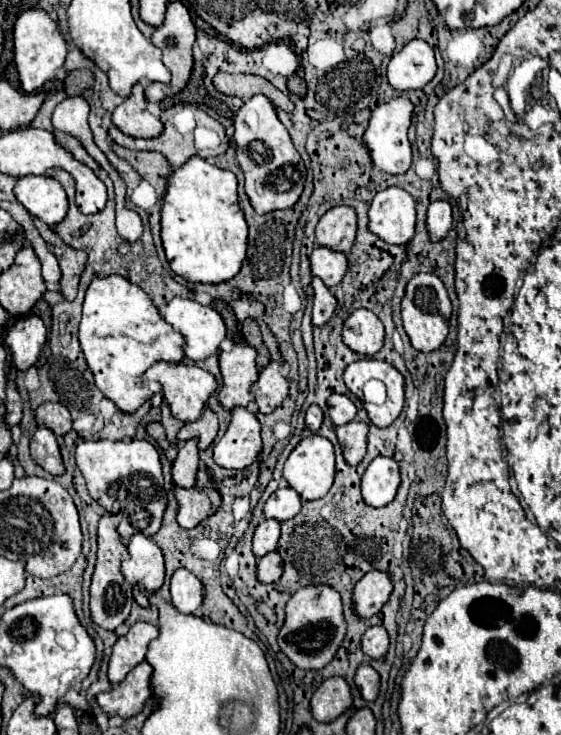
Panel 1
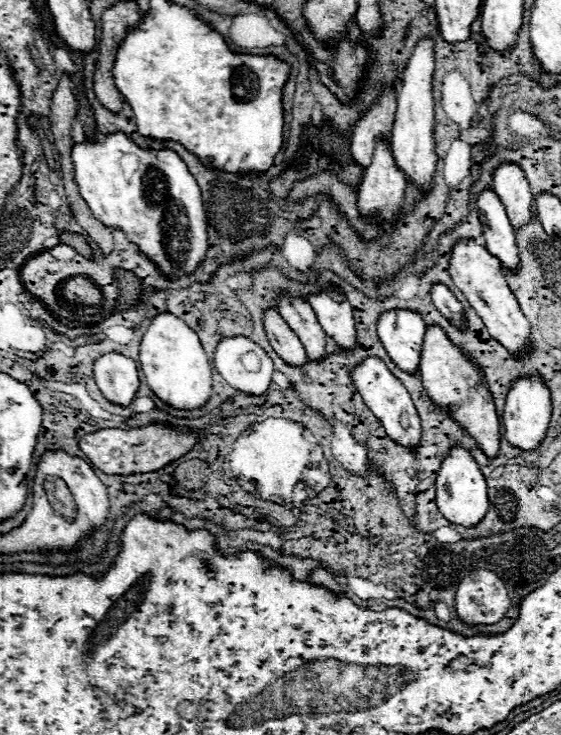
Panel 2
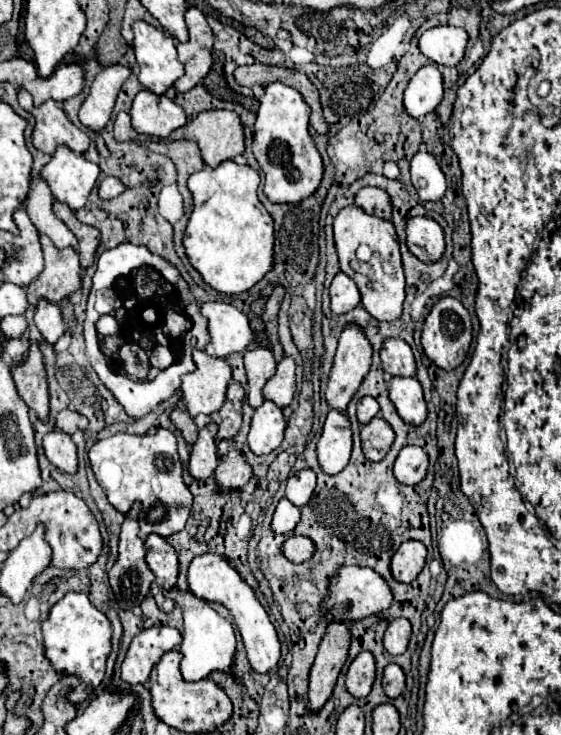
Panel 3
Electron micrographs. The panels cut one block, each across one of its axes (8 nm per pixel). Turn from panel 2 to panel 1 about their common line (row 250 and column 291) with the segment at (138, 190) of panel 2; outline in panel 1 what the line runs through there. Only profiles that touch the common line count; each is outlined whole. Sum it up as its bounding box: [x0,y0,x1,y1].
[232,94,306,214]

